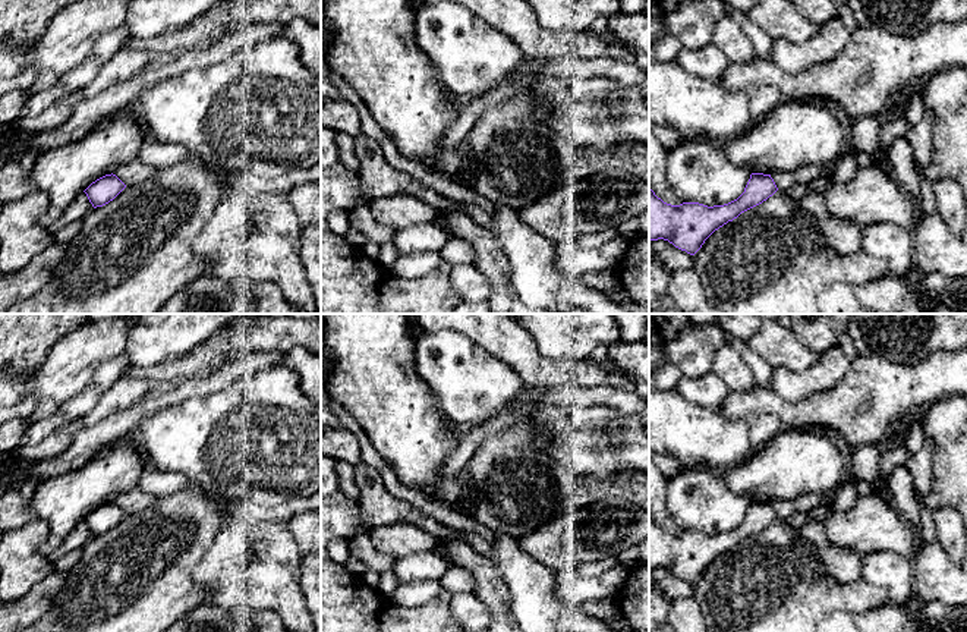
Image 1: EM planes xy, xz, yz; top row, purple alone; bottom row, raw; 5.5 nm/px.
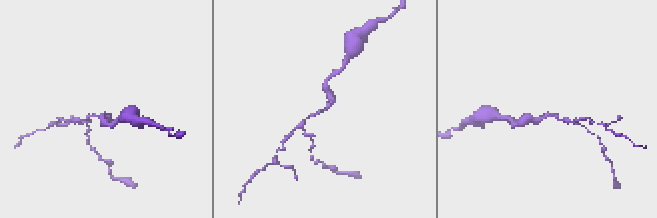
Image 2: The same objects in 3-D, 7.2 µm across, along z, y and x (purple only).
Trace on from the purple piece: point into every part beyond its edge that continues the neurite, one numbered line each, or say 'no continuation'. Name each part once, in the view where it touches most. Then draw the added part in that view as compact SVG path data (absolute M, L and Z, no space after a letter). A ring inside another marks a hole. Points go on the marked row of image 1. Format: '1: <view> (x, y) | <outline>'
no continuation

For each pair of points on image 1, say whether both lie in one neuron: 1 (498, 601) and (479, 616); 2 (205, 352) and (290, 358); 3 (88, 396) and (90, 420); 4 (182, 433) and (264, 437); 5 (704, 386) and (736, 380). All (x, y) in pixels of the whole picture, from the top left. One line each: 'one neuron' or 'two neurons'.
1: two neurons
2: two neurons
3: two neurons
4: one neuron
5: two neurons

